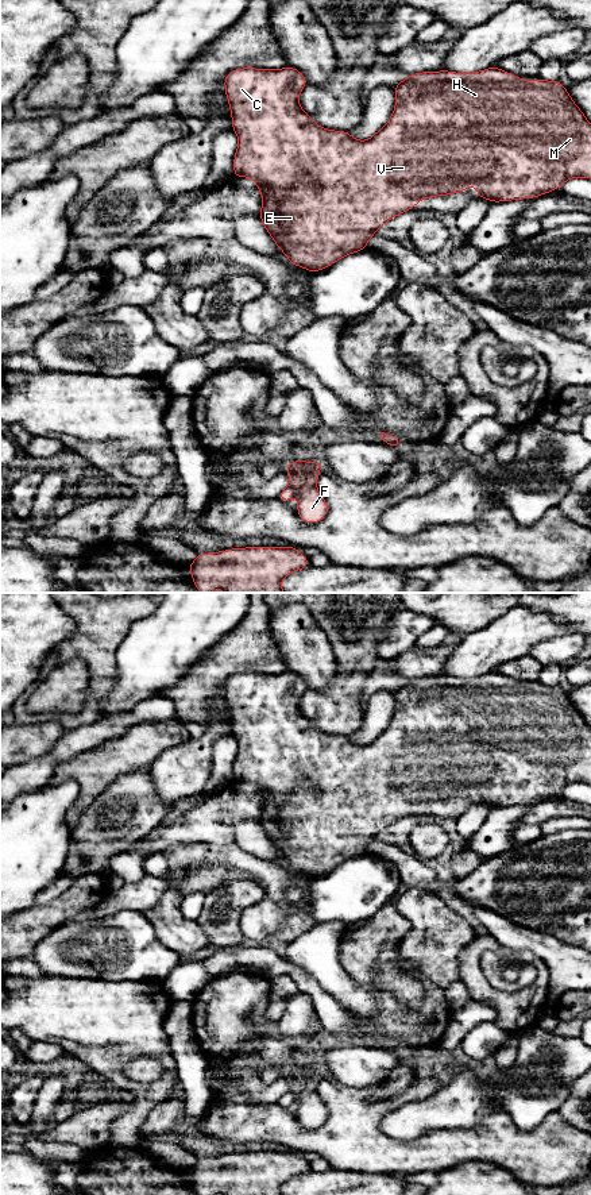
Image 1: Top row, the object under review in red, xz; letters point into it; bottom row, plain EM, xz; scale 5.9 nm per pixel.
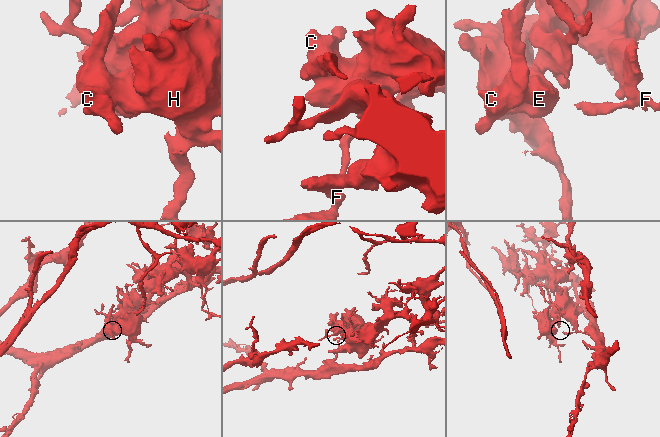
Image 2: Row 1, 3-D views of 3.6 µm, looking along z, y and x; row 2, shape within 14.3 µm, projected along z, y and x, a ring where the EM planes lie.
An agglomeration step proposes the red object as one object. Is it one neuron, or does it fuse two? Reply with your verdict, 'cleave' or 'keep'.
cleave

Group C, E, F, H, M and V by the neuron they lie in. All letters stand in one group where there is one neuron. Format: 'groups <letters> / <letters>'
groups C E H M V / F

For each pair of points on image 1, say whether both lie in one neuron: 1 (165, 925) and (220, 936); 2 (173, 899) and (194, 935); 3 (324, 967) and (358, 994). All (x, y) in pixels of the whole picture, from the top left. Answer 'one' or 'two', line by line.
1: two
2: one
3: one

